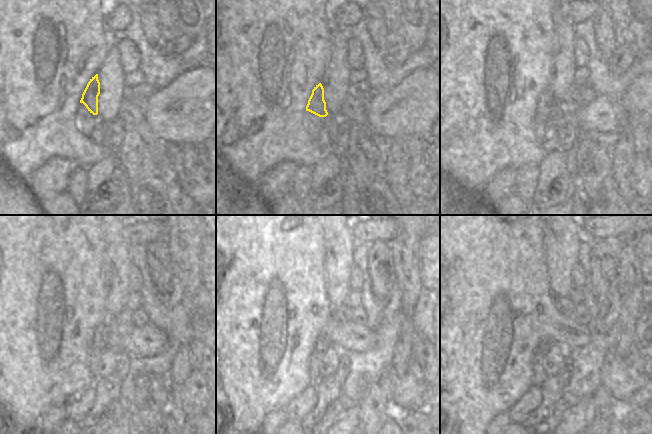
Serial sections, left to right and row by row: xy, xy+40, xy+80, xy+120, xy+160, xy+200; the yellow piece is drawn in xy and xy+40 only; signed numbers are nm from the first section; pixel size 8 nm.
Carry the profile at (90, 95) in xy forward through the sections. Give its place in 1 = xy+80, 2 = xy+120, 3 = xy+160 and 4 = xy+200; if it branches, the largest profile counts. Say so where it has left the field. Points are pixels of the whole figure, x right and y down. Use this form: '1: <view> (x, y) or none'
1: xy+80 (547, 107)
2: xy+120 (101, 340)
3: xy+160 (322, 343)
4: xy+200 (545, 345)

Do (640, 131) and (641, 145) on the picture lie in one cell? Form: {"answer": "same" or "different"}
{"answer": "same"}

